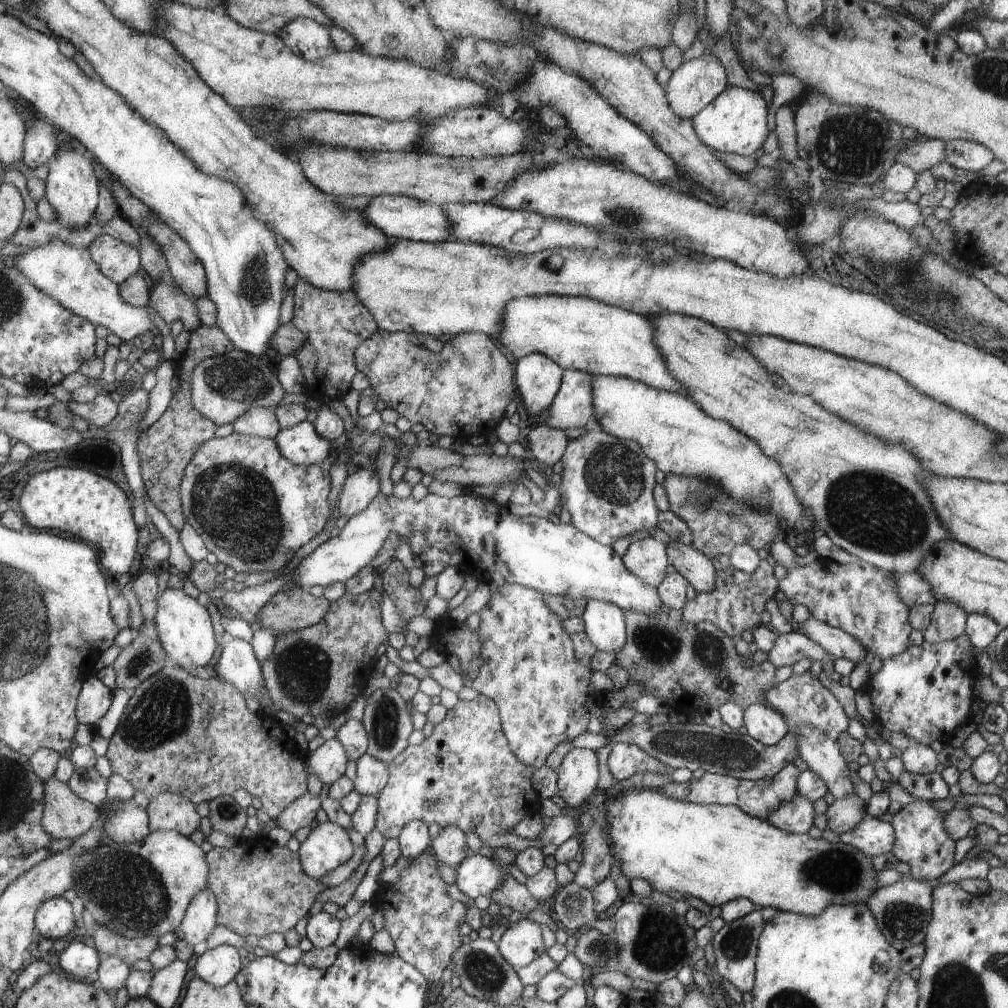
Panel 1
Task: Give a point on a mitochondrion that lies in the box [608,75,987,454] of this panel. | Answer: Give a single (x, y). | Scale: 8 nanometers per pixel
(848, 146)

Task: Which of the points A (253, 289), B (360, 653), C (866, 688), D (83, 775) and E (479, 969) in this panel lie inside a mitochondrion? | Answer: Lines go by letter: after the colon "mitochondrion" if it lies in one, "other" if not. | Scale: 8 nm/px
A: mitochondrion
B: other
C: other
D: other
E: mitochondrion

